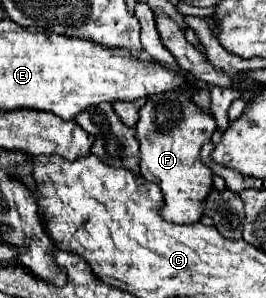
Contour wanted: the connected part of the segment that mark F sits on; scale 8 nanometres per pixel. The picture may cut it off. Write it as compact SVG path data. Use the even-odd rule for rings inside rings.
M162 92L146 100L118 102L114 112L128 126L134 126L136 120L136 138L140 142L140 170L142 176L150 182L156 182L164 194L162 216L168 222L198 222L202 216L202 200L212 188L212 170L202 164L200 150L212 138L216 122L210 114L200 110L186 92ZM140 110L140 118L138 118Z

